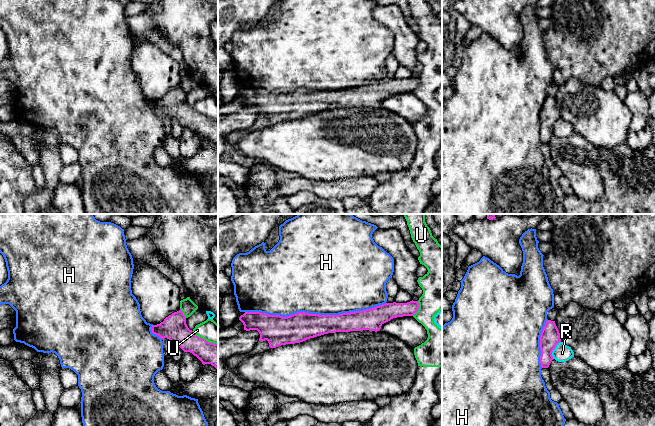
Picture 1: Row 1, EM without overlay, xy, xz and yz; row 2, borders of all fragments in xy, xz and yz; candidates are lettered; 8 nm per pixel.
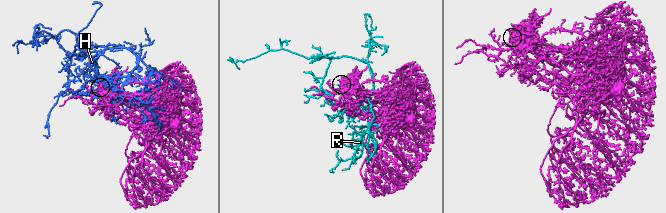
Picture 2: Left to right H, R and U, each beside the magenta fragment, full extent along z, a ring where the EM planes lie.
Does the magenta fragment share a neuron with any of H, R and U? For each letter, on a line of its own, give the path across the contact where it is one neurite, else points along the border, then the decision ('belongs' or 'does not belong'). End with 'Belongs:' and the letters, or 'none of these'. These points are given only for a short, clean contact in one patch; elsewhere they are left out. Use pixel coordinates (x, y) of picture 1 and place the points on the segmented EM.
H: does not belong
R: does not belong
U: does not belong
Belongs: none of these

